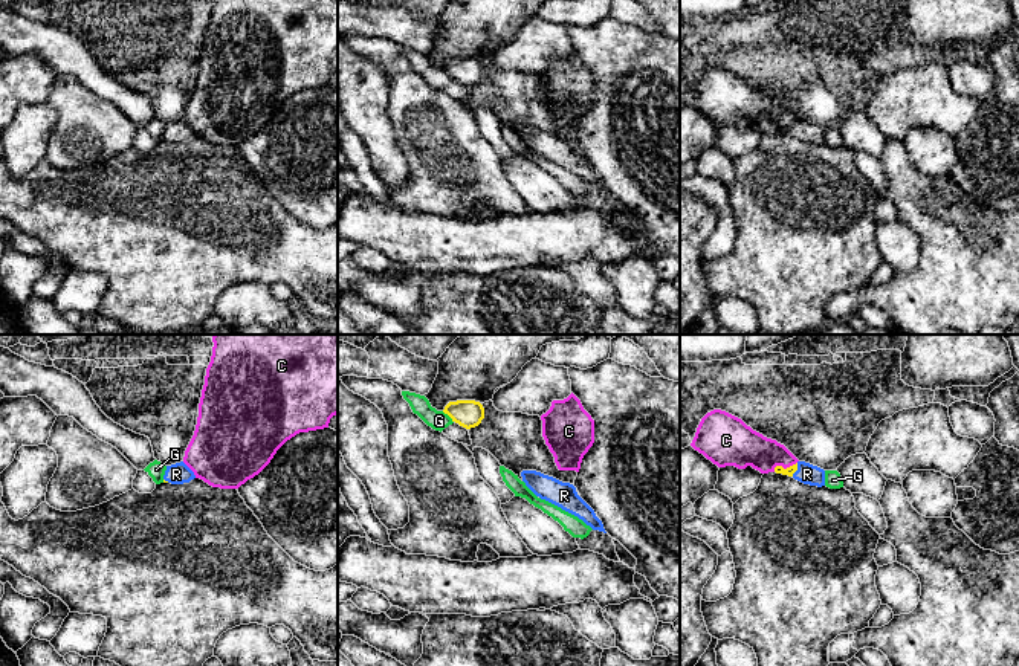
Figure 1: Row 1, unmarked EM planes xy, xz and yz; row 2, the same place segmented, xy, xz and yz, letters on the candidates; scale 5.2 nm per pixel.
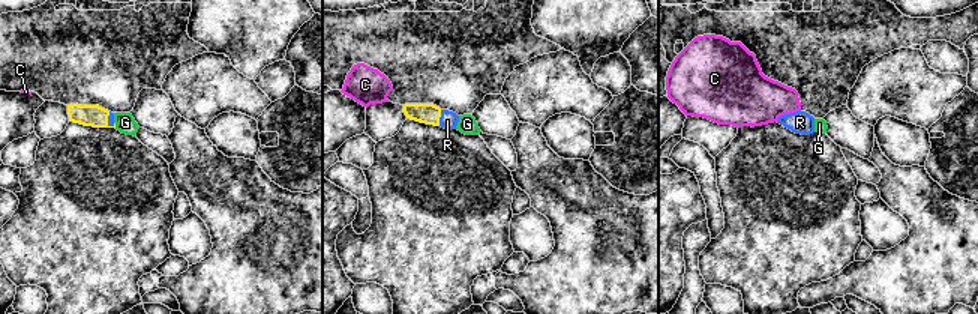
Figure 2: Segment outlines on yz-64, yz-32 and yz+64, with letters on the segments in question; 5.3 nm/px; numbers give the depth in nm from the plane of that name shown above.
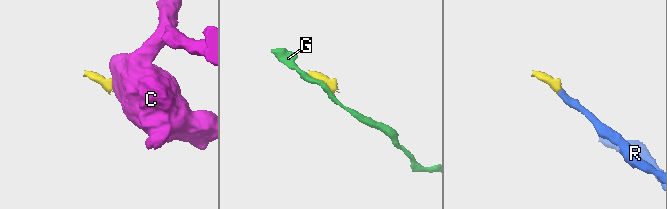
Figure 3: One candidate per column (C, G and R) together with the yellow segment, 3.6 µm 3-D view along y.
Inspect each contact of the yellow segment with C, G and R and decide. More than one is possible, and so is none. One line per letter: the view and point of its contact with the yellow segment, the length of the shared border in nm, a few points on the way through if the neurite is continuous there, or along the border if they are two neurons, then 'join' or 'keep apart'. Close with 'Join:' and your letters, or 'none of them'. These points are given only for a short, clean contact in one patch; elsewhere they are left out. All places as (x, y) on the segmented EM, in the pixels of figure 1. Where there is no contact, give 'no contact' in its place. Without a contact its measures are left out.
C: meets yellow in yz at (782, 468); contact 140 nm long; border along yz (796, 462), (786, 468), (776, 466), (773, 471); keep apart
G: meets yellow in xz at (448, 414); contact 90 nm long; keep apart
R: meets yellow in yz at (796, 469); contact 80 nm long; runs through yz (778, 469), (796, 469), (807, 474); join
Join: R

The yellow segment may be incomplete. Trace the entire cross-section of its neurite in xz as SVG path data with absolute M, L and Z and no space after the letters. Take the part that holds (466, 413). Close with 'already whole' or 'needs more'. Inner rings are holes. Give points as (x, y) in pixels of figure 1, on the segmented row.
M475 400L449 402L443 412L448 414L452 422L466 429L478 426L484 419L484 408L480 402Z; already whole

